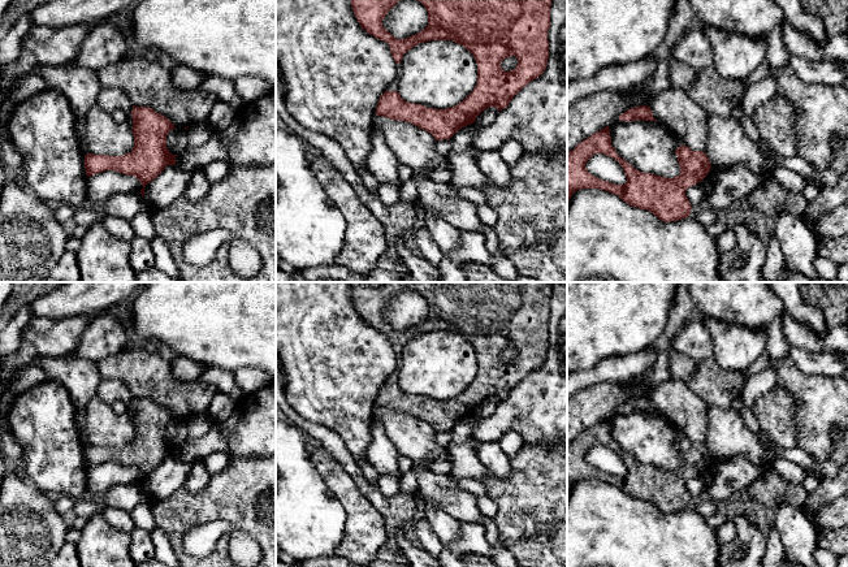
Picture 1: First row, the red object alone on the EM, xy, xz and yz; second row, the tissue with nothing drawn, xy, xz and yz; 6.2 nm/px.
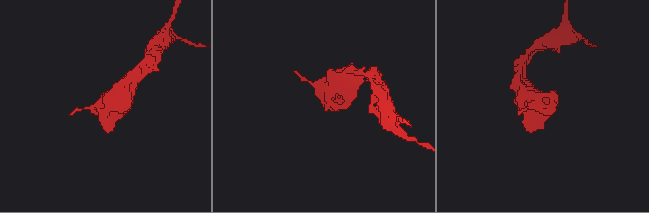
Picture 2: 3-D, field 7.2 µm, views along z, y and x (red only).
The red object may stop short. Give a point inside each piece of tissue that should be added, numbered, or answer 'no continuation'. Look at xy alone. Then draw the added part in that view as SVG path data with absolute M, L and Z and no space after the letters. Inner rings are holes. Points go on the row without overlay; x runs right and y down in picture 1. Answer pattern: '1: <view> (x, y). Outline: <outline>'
no continuation

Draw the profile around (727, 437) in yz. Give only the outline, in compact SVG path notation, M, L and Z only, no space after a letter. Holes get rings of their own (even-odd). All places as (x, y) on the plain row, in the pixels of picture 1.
M714 407L708 410L709 432L705 441L713 460L728 460L747 456L753 464L763 466L771 460L770 451L749 430L734 408Z

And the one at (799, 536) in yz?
M780 506L775 518L775 528L789 562L819 567L813 555L818 547L817 529L801 507Z

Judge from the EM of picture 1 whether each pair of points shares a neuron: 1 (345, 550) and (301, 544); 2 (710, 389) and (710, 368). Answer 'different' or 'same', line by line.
1: different
2: same

